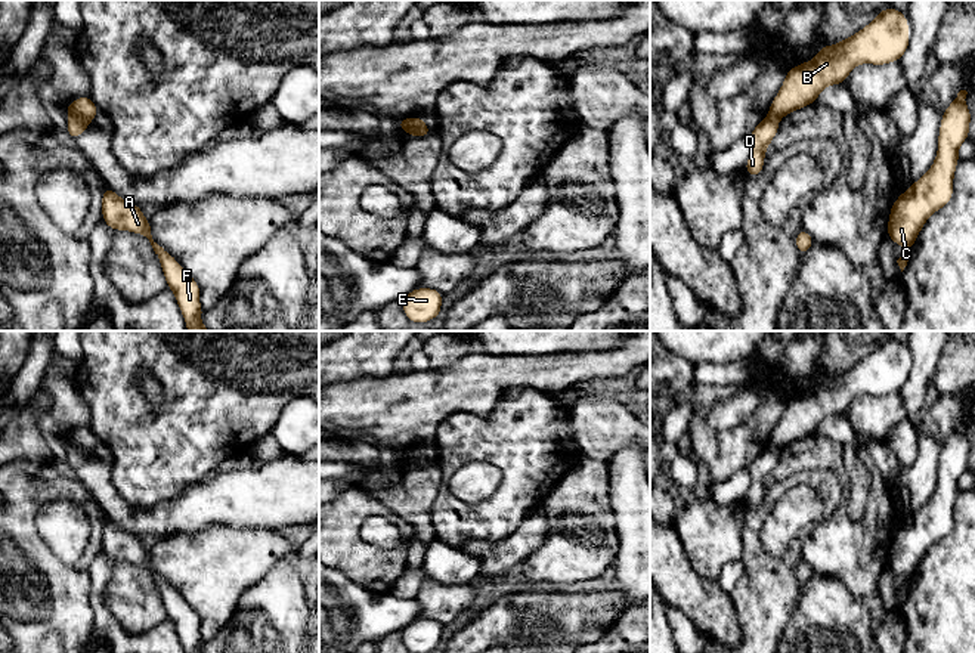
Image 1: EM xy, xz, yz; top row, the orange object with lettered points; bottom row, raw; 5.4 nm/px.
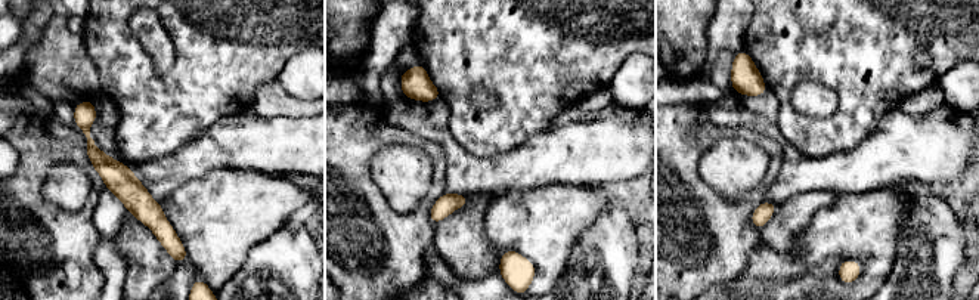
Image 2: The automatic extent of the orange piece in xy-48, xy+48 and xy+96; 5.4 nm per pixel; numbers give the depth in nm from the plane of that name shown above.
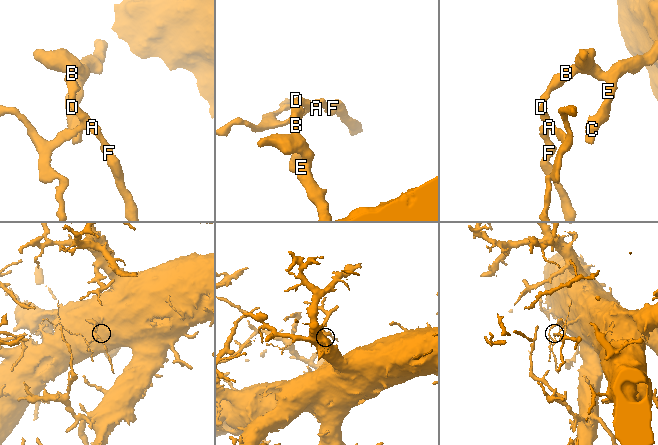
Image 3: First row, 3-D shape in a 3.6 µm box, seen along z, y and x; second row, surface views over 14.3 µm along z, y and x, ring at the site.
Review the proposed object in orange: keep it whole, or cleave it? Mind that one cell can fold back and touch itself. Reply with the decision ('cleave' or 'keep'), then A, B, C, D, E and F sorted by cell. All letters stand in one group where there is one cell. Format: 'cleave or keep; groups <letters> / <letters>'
cleave; groups A D F / B C E

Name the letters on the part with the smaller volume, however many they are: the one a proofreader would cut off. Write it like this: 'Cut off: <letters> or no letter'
Cut off: A, D, F

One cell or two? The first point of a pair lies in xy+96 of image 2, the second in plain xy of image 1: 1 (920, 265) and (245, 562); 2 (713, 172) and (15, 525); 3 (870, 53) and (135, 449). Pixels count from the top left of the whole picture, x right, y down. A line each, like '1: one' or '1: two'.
1: two
2: two
3: one

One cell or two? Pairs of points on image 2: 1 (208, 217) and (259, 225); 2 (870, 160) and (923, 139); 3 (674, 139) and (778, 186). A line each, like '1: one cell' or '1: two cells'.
1: one cell
2: one cell
3: two cells

